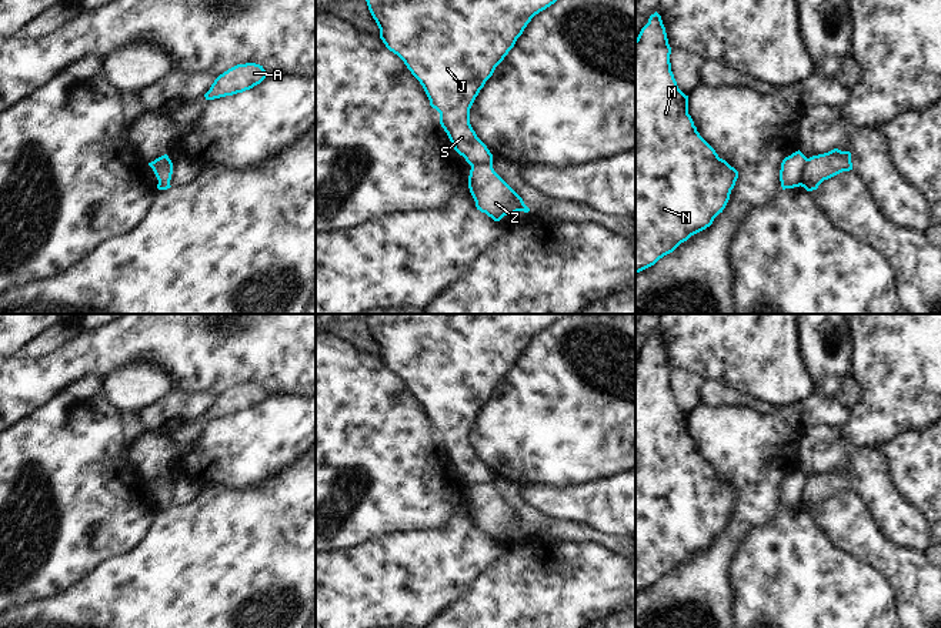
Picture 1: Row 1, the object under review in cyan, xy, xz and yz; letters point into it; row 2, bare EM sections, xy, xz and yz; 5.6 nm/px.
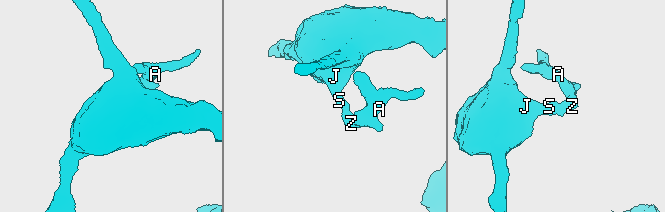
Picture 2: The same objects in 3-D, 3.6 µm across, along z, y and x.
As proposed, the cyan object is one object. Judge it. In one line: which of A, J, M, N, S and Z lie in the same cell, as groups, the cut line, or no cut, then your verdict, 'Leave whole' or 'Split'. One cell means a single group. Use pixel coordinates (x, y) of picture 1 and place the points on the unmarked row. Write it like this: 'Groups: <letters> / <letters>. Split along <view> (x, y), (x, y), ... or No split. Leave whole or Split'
Groups: A Z / J M N S. Split along yz (808, 478), (800, 504). Split

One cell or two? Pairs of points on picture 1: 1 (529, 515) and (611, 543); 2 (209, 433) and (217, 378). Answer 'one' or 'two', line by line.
1: one
2: two

